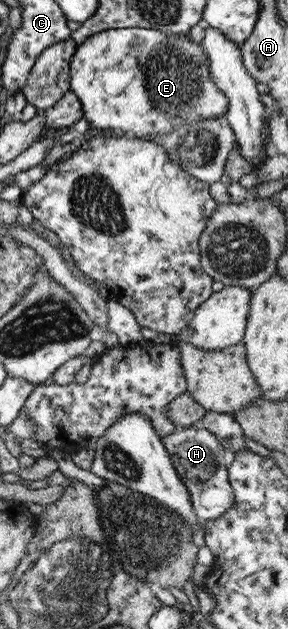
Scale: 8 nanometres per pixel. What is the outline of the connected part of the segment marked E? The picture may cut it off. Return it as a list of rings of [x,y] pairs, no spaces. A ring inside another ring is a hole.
[[[140,26],[109,28],[108,30],[86,37],[82,43],[76,45],[76,49],[74,49],[72,57],[70,57],[70,63],[68,63],[68,72],[70,72],[69,91],[77,96],[83,112],[83,117],[87,120],[89,126],[107,128],[112,130],[112,132],[117,132],[124,136],[146,138],[148,135],[152,137],[152,135],[158,135],[158,133],[164,135],[164,133],[172,131],[176,125],[193,123],[194,121],[210,119],[212,117],[220,117],[220,115],[225,115],[226,109],[228,109],[228,98],[226,98],[224,92],[210,80],[210,74],[208,74],[208,60],[206,60],[206,54],[204,54],[204,50],[202,50],[202,44],[192,42],[189,34],[186,34],[186,36],[180,36],[180,34],[178,34],[178,37],[176,37],[166,32]]]

